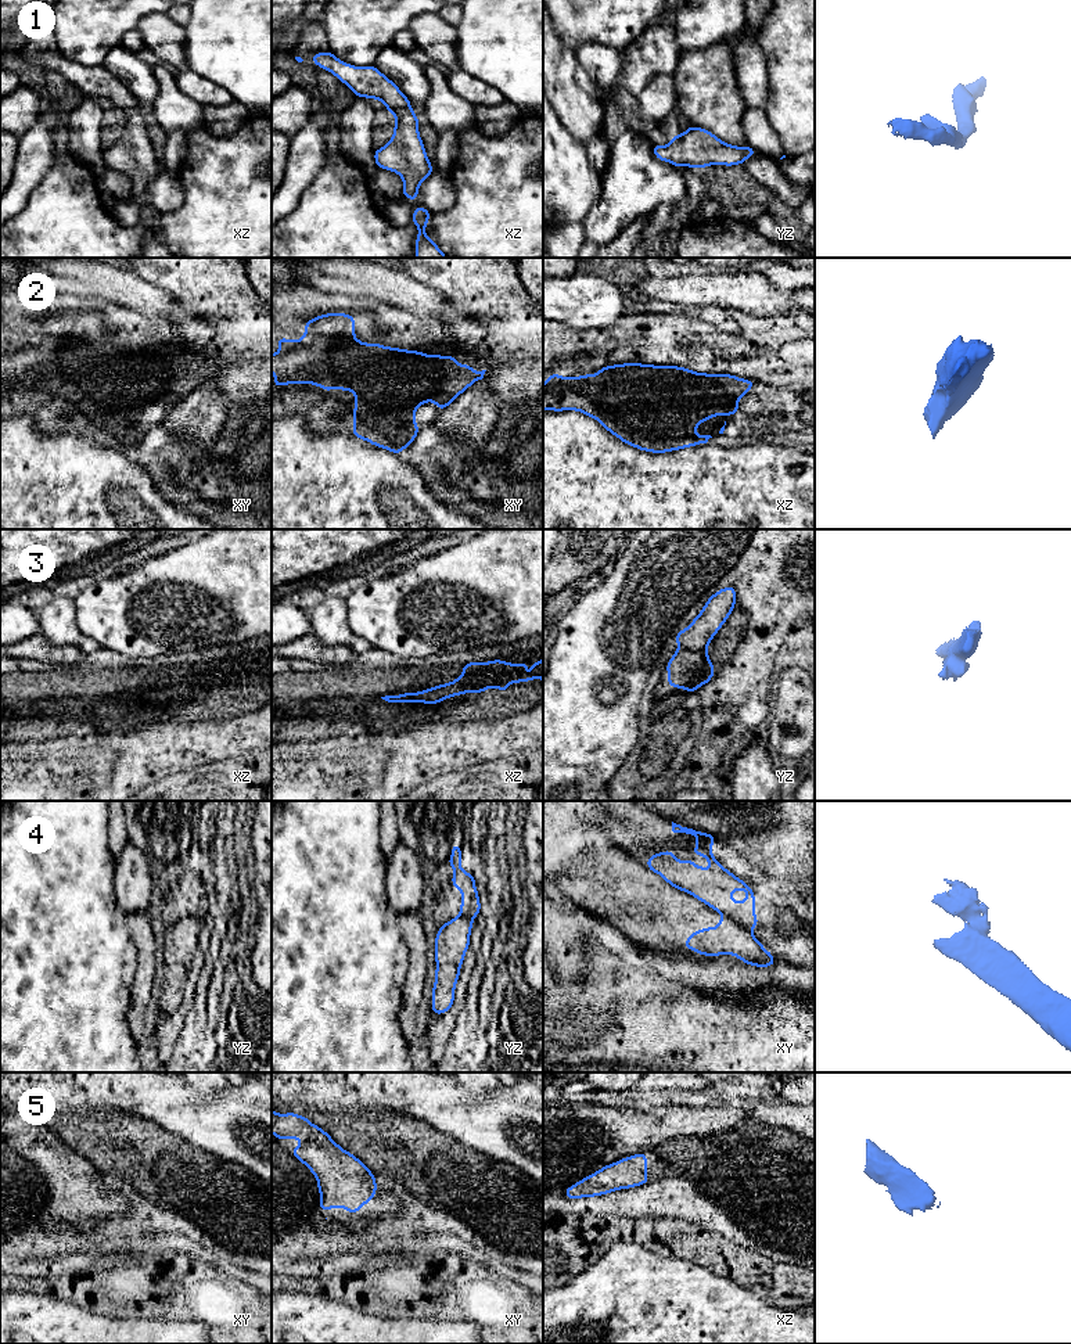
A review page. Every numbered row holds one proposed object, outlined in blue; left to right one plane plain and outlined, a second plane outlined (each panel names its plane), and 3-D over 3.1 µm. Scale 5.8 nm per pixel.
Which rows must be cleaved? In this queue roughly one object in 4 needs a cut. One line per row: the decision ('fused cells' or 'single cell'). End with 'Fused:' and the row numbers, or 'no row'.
1: single cell
2: single cell
3: fused cells
4: fused cells
5: single cell
Fused: 3, 4

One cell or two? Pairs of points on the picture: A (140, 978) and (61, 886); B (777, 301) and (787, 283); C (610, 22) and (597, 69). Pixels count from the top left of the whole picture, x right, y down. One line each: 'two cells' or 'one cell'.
A: two cells
B: two cells
C: two cells

